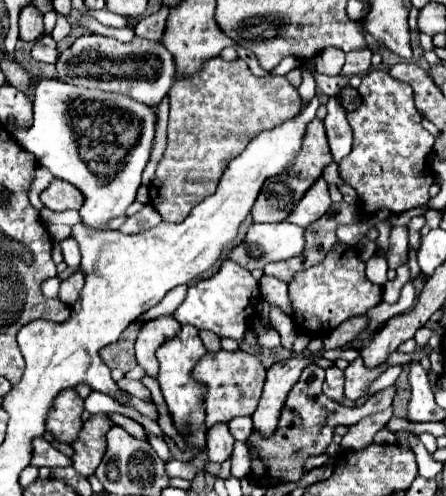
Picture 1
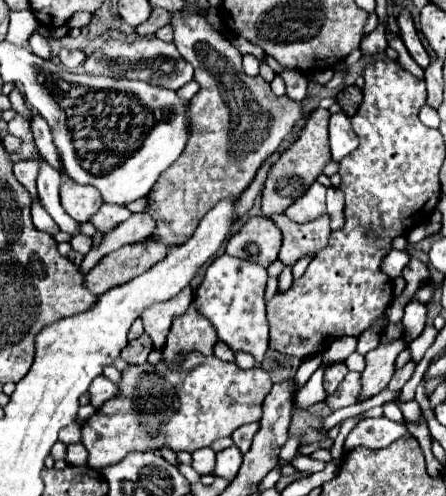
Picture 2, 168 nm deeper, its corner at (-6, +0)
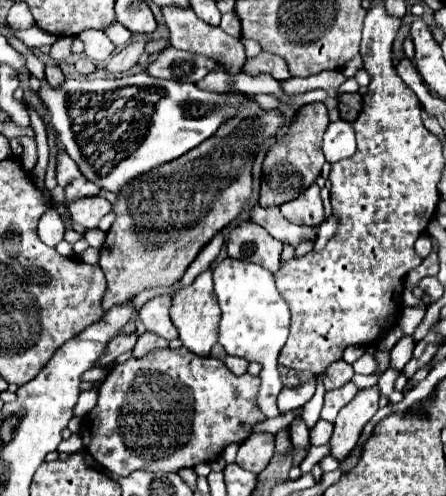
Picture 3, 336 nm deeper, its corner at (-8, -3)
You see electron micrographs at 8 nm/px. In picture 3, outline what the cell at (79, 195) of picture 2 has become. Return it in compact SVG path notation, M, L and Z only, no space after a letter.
M100 195L94 199L78 199L76 203L68 205L68 211L72 213L72 221L86 227L86 229L96 229L100 219L110 211L110 203Z

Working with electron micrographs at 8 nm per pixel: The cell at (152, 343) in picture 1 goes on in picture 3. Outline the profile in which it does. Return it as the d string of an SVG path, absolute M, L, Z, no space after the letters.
M158 295L150 301L144 303L144 307L140 309L140 321L146 325L148 331L164 337L164 339L176 339L176 327L170 321L168 309L170 309L172 299L168 295Z

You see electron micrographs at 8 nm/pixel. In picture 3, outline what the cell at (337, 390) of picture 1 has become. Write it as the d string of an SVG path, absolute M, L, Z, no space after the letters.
M334 361L332 365L326 367L326 371L322 373L322 383L326 387L326 391L330 389L336 389L336 387L344 387L354 375L354 369L352 365L348 365L346 361Z

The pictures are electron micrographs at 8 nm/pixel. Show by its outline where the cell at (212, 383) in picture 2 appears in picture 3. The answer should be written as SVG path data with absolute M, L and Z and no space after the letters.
M154 349L144 357L130 357L116 365L98 389L96 407L82 419L80 437L84 449L108 471L118 477L128 477L132 471L164 471L176 473L198 463L218 461L224 447L240 443L250 435L250 429L264 421L256 407L256 391L260 379L252 375L236 377L228 367L214 357L200 357L180 349Z

